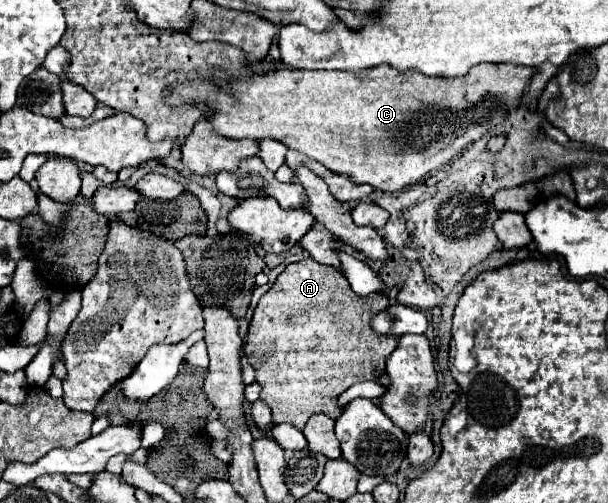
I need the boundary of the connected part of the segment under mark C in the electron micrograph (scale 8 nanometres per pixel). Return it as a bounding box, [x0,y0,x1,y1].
[165,63,535,191]

